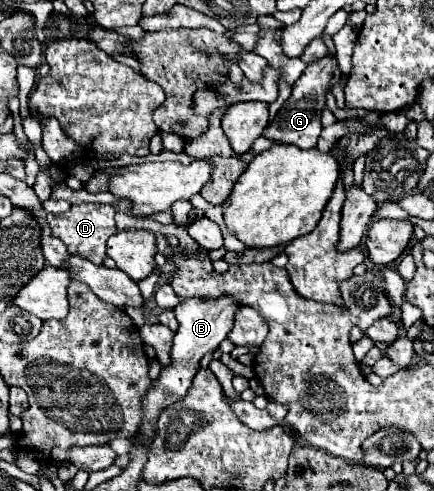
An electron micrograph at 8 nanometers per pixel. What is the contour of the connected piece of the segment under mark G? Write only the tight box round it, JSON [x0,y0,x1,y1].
[264,57,336,149]

